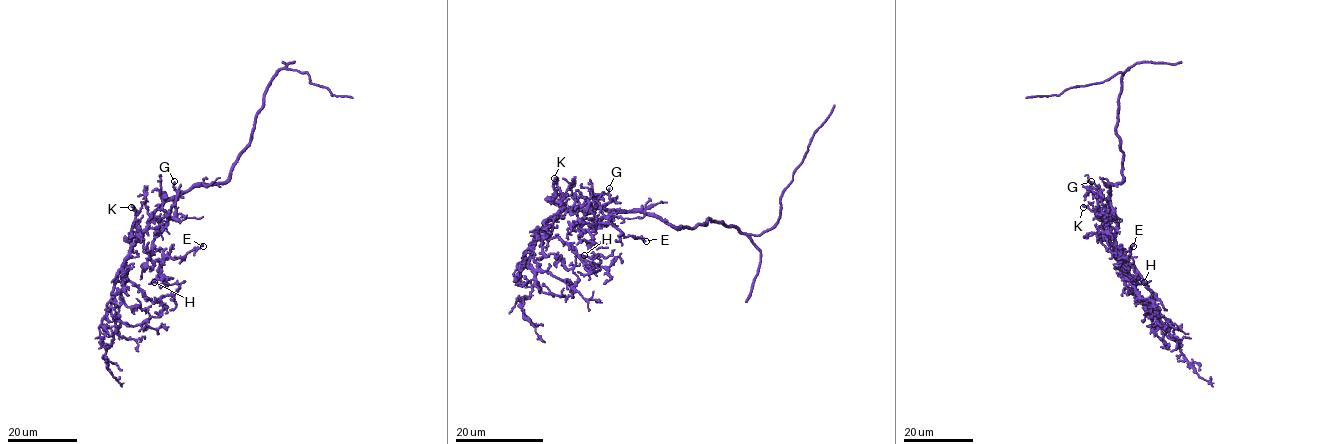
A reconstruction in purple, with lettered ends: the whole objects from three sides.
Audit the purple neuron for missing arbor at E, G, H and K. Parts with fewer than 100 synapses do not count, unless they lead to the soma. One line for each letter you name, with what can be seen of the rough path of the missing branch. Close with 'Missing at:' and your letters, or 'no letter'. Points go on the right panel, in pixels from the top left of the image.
Missing at: no letter

